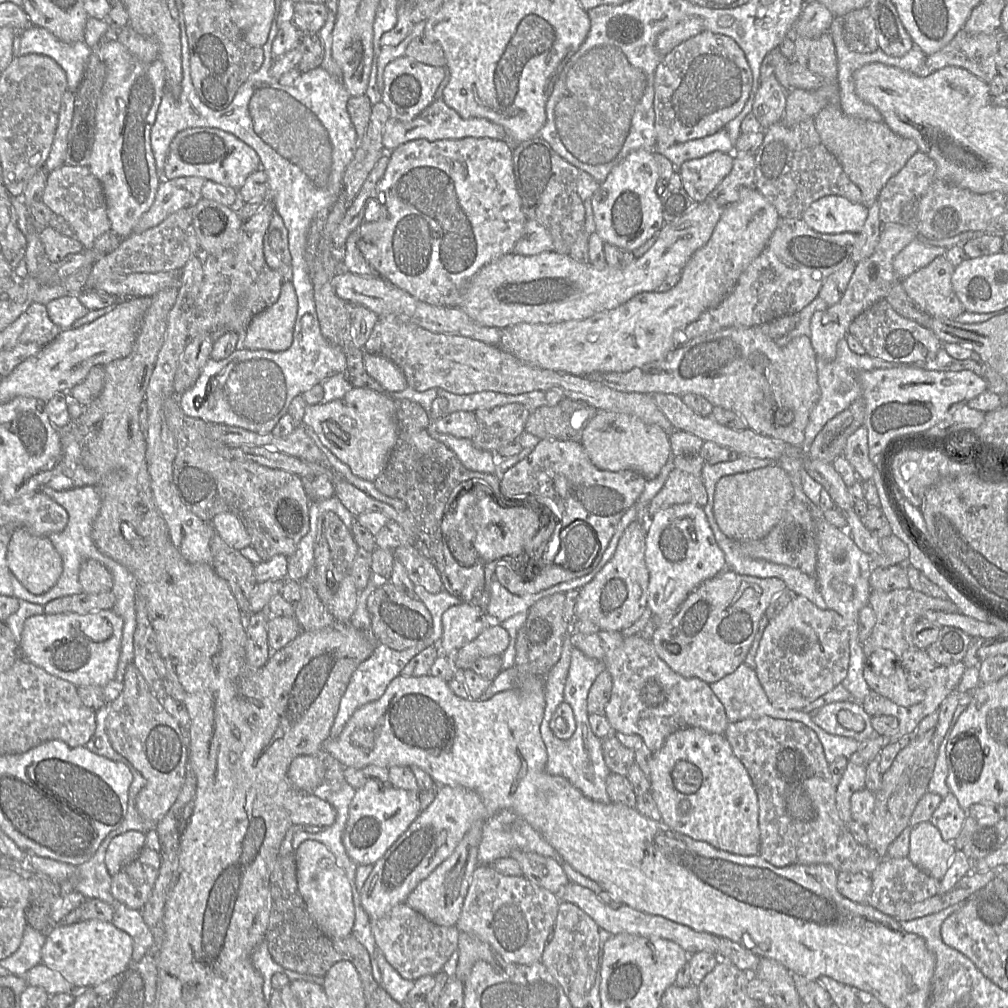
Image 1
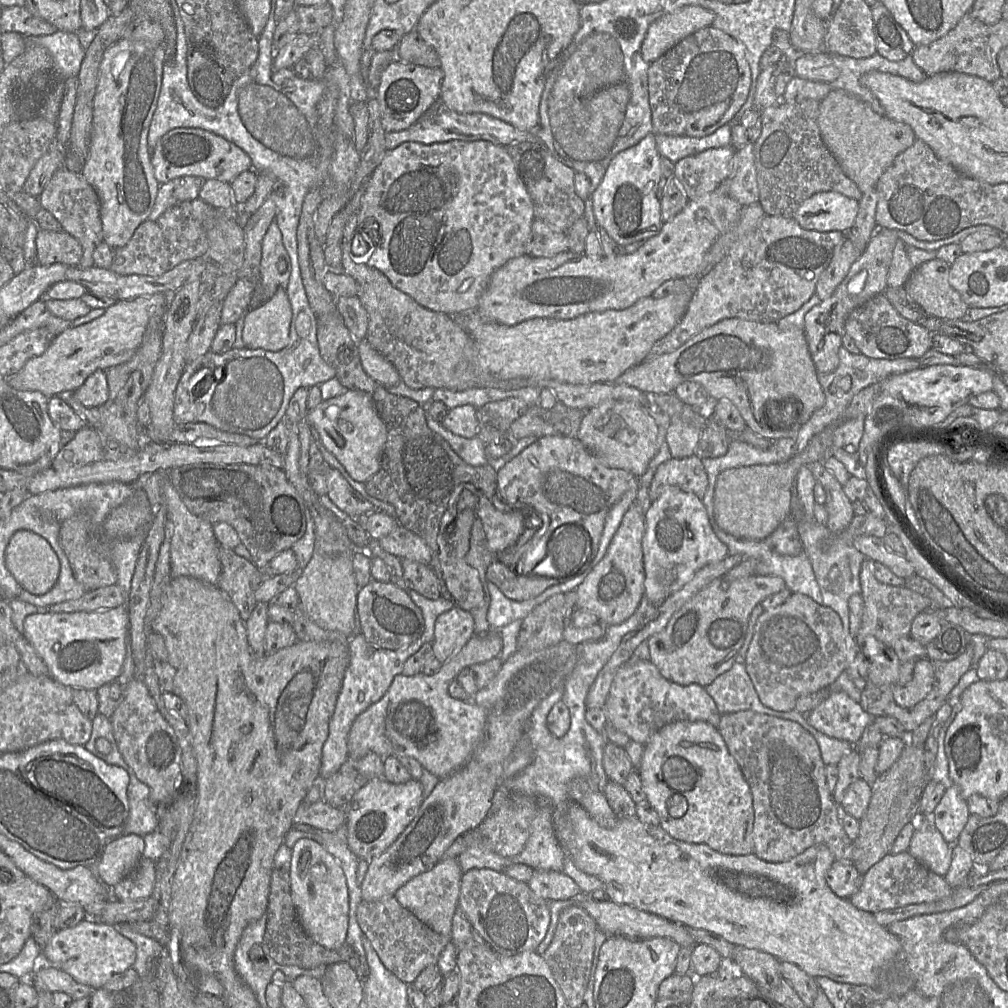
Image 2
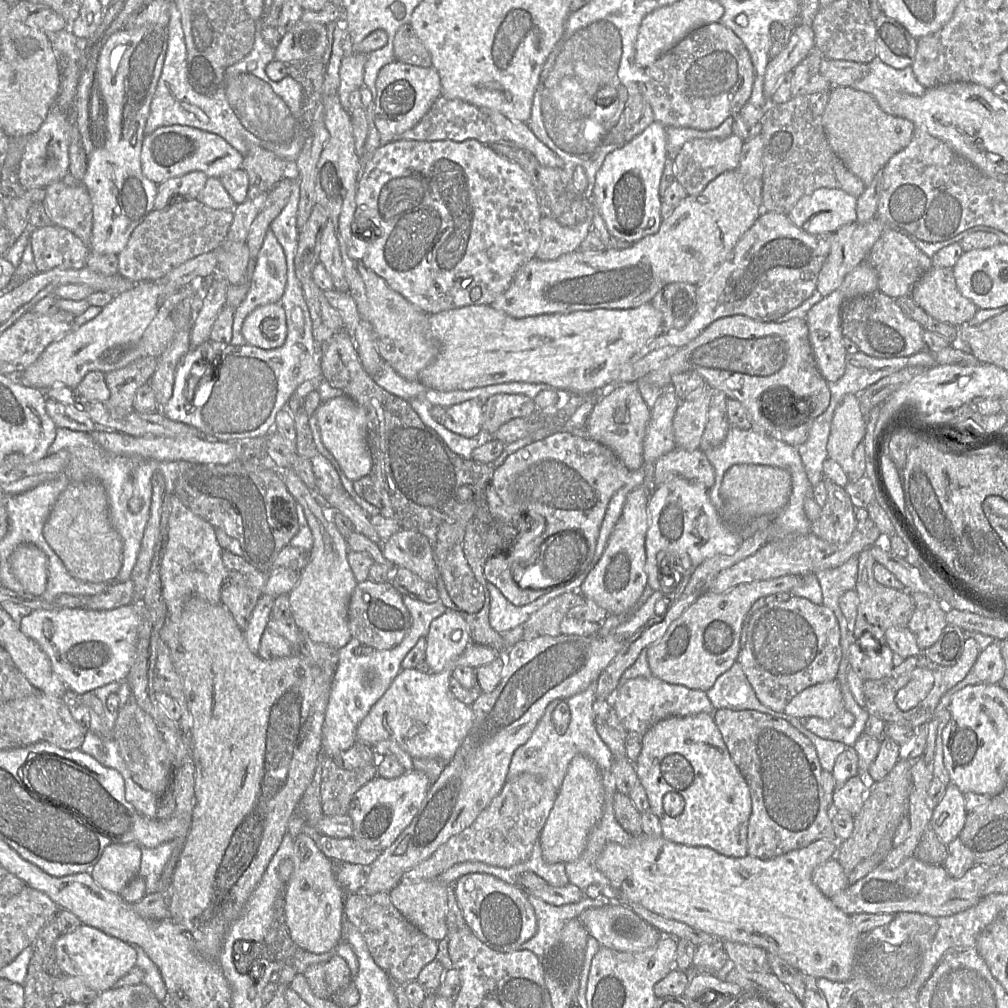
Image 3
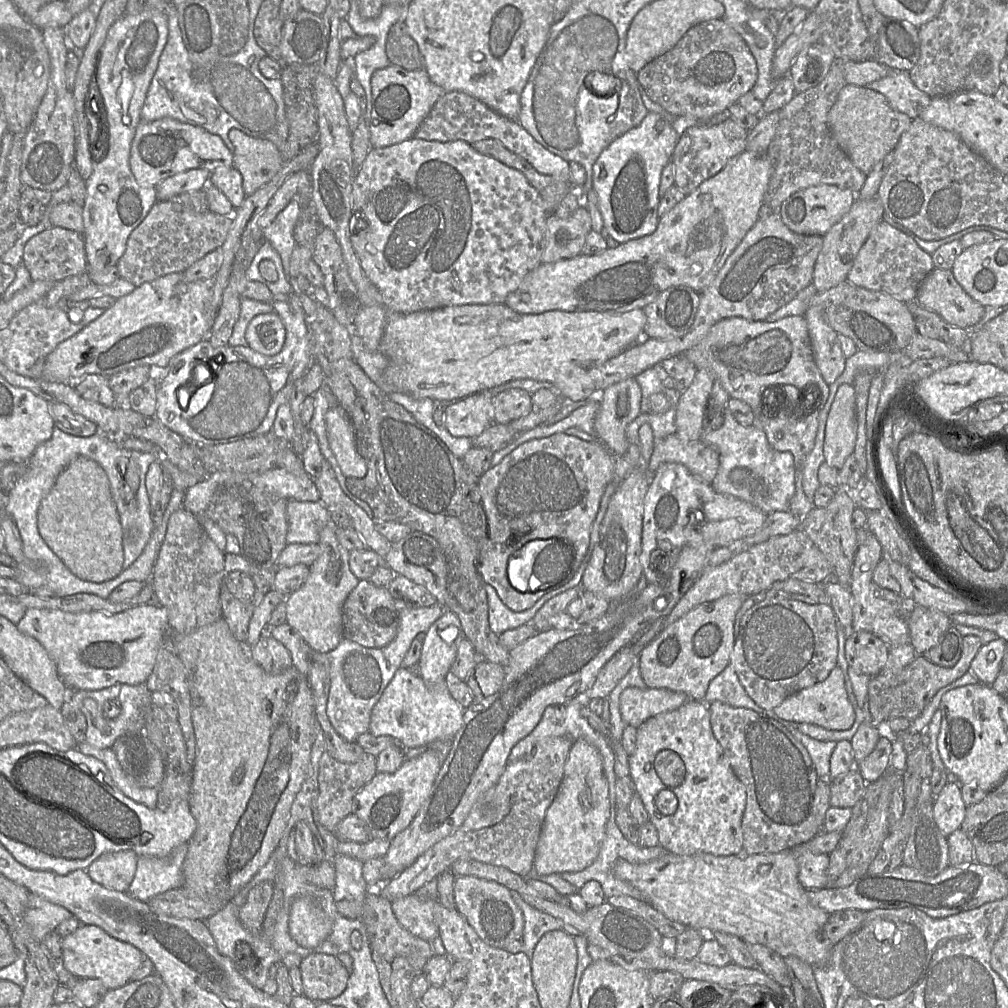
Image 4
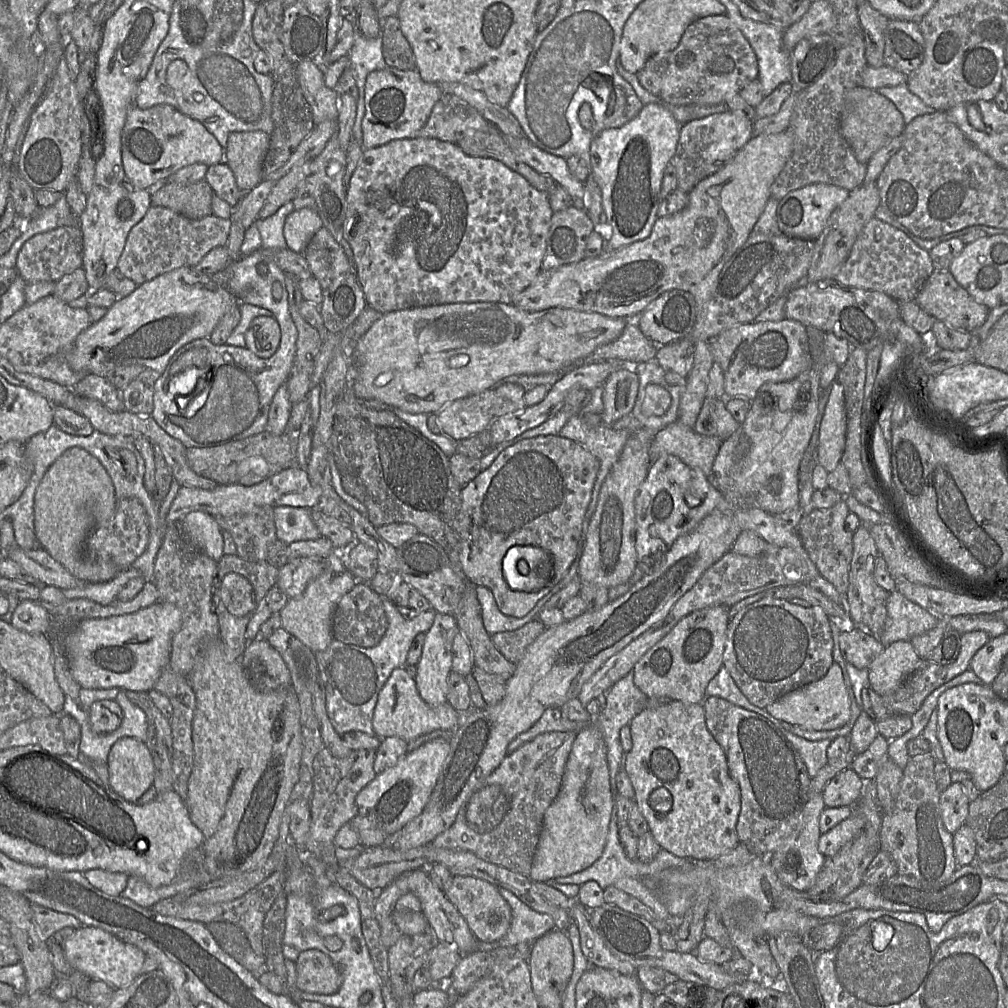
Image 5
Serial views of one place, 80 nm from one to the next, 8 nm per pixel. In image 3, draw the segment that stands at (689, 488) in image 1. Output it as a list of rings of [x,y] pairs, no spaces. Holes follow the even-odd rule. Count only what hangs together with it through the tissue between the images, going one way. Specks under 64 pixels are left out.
[[[675,447],[661,456],[654,466],[654,487],[661,485],[670,476],[680,476],[705,489],[715,482],[715,471],[705,452],[700,449],[687,451]]]

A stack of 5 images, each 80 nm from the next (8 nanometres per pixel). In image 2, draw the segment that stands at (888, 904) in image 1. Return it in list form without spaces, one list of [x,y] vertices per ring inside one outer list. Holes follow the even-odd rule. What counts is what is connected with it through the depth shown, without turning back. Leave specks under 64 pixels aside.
[[[909,852],[888,854],[872,866],[862,878],[859,890],[850,897],[851,904],[859,910],[877,913],[923,902],[934,902],[949,897],[956,888],[951,887],[944,876],[937,875]]]

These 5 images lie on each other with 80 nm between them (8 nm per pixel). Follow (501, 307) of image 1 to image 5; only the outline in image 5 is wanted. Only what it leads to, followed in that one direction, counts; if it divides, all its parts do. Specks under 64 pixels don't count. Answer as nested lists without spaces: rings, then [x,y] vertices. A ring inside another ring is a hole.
[[[789,130],[752,137],[730,162],[700,181],[688,193],[688,205],[683,210],[658,217],[647,238],[603,252],[596,257],[584,257],[576,263],[540,271],[532,283],[514,298],[512,304],[529,312],[559,307],[631,320],[636,319],[650,302],[664,292],[679,289],[694,296],[698,313],[714,292],[725,264],[753,231],[754,225],[771,198],[771,186],[792,152],[793,138]]]

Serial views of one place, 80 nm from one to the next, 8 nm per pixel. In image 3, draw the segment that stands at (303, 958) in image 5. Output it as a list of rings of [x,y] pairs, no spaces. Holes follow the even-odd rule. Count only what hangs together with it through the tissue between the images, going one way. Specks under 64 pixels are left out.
[[[337,955],[326,962],[315,963],[308,966],[303,972],[303,975],[314,995],[322,999],[333,999],[352,982],[352,975],[347,963]]]

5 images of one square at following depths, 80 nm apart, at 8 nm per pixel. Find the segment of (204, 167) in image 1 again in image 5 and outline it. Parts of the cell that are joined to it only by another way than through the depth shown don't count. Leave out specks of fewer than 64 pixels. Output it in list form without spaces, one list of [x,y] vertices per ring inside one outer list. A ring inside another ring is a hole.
[[[134,104],[127,113],[121,133],[121,157],[125,174],[136,188],[147,189],[191,164],[211,166],[224,162],[224,156],[224,148],[202,123],[169,104],[148,109],[140,109]]]

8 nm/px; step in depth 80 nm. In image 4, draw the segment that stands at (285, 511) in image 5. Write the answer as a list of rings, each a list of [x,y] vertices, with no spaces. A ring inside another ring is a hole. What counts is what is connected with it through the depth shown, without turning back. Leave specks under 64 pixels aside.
[[[288,500],[286,507],[288,523],[286,543],[318,543],[322,529],[331,524],[329,510],[320,501]]]

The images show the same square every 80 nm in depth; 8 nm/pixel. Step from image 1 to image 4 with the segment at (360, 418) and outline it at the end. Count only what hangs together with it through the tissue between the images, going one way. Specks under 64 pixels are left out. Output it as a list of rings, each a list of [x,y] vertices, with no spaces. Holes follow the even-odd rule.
[[[335,404],[325,415],[330,448],[338,462],[342,474],[350,478],[363,478],[367,464],[356,448],[355,431],[346,411]]]

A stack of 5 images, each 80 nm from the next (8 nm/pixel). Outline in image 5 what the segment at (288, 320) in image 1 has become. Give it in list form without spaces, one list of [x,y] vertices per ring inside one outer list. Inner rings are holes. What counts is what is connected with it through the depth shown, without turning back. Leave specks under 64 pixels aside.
[[[258,316],[245,333],[246,347],[260,358],[270,358],[281,341],[281,329],[274,317]]]

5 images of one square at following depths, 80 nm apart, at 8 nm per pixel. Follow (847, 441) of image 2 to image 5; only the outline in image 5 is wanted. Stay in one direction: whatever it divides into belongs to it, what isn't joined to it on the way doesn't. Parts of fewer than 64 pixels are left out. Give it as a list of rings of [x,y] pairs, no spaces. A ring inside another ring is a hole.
[[[837,381],[831,384],[831,392],[821,420],[817,446],[817,463],[828,472],[841,462],[847,432],[847,414],[843,386]]]

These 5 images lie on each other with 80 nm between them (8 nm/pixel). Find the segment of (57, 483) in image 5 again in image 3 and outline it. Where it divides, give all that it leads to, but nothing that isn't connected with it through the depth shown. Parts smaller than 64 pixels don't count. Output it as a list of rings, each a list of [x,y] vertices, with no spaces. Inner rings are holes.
[[[71,482],[53,505],[43,536],[74,578],[91,583],[117,581],[123,563],[123,540],[112,525],[108,496],[101,482]]]

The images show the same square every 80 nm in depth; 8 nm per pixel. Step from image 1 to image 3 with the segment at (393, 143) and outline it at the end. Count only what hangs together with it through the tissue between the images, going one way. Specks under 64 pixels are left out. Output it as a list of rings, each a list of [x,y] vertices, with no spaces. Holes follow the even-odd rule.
[[[443,95],[437,98],[429,111],[414,127],[396,137],[396,140],[404,139],[419,141],[452,140],[457,142],[475,139],[486,145],[500,142],[530,151],[545,167],[565,167],[564,161],[534,135],[528,123],[514,121],[493,109],[475,106],[459,99],[449,99]]]

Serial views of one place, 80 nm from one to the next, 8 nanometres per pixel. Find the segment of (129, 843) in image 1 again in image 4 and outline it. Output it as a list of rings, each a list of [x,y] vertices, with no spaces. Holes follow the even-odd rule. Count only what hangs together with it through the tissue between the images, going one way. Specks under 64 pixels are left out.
[[[131,850],[102,854],[86,869],[89,877],[101,886],[127,892],[133,880],[138,856]]]

